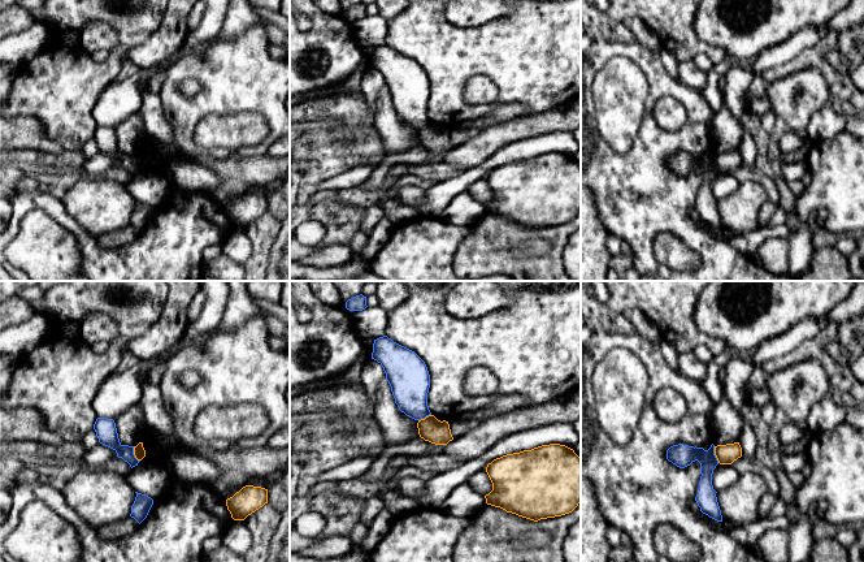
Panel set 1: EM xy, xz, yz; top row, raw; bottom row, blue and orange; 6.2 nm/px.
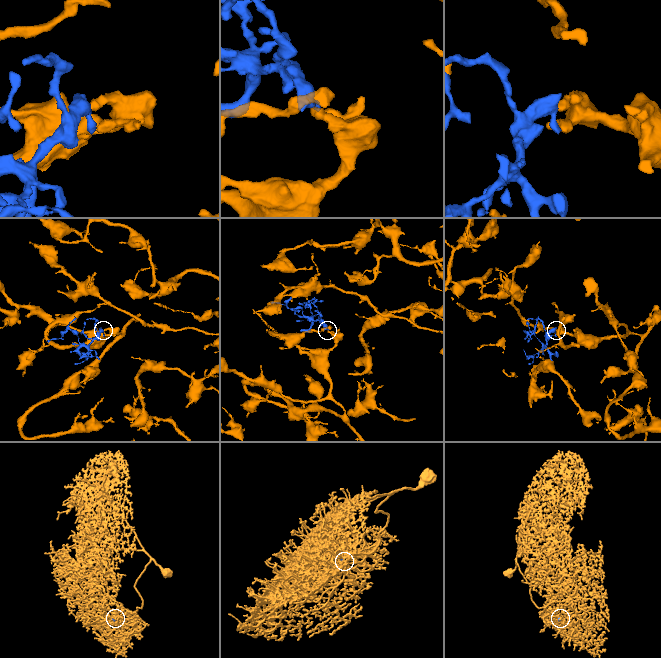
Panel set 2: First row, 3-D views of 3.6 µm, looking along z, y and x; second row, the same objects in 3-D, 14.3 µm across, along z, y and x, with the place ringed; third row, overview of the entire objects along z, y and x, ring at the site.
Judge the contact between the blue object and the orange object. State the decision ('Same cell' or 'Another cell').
Another cell

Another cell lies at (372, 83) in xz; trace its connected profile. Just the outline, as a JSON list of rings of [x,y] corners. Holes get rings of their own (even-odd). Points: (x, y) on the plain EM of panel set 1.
[[[374,68],[368,69],[360,82],[360,92],[366,100],[369,111],[375,114],[375,103],[379,92],[386,87],[386,82],[381,72]]]

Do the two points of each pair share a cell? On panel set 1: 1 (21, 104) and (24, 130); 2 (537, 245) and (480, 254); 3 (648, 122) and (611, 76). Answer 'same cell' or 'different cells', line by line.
1: different cells
2: different cells
3: different cells

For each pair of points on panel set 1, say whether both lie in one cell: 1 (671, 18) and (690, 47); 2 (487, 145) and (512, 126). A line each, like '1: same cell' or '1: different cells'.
1: same cell
2: same cell

